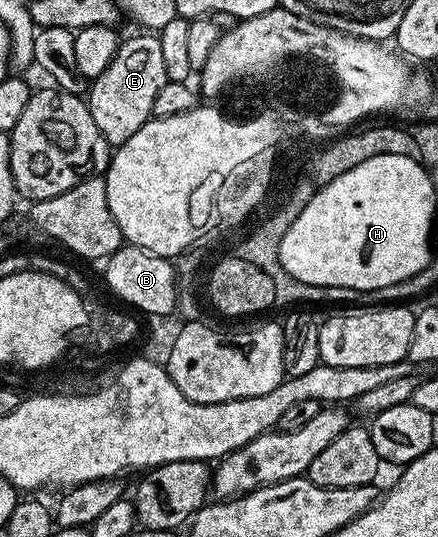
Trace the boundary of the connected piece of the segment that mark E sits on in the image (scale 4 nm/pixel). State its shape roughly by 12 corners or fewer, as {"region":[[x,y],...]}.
{"region":[[157,35],[119,43],[88,88],[107,144],[154,116],[166,85]]}

